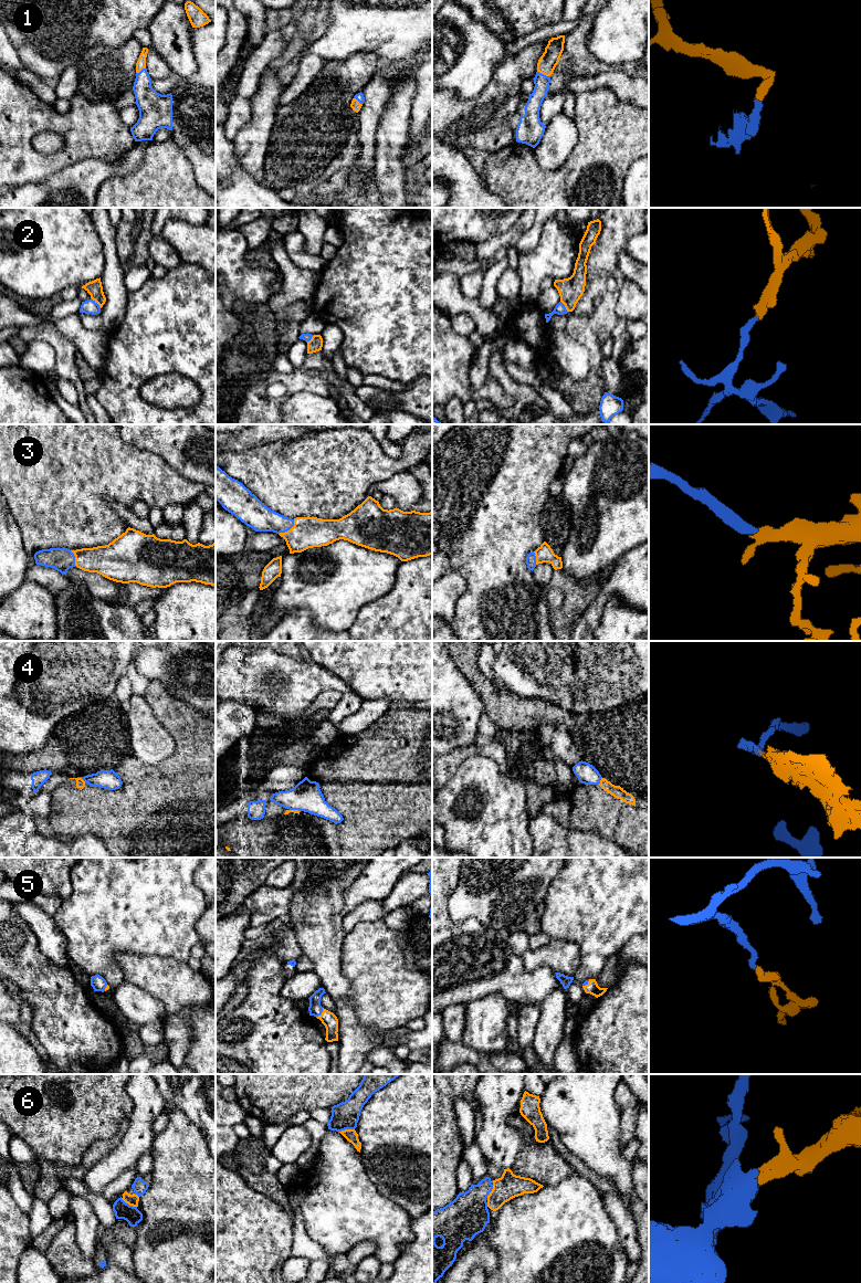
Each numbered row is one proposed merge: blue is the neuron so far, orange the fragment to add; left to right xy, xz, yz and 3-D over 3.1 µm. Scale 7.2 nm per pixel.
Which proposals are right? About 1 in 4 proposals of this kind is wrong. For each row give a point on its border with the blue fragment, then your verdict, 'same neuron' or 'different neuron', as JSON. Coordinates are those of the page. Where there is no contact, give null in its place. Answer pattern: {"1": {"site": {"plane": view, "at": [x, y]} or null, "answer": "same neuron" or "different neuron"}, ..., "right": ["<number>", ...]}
{"1": {"site": {"plane": "yz", "at": [543, 74]}, "answer": "same neuron"}, "2": {"site": {"plane": "xy", "at": [96, 303]}, "answer": "different neuron"}, "3": {"site": {"plane": "xz", "at": [289, 529]}, "answer": "same neuron"}, "4": {"site": {"plane": "xy", "at": [82, 778]}, "answer": "different neuron"}, "5": {"site": {"plane": "xz", "at": [321, 1013]}, "answer": "same neuron"}, "6": {"site": {"plane": "xy", "at": [127, 1203]}, "answer": "same neuron"}, "right": ["1", "3", "5", "6"]}

